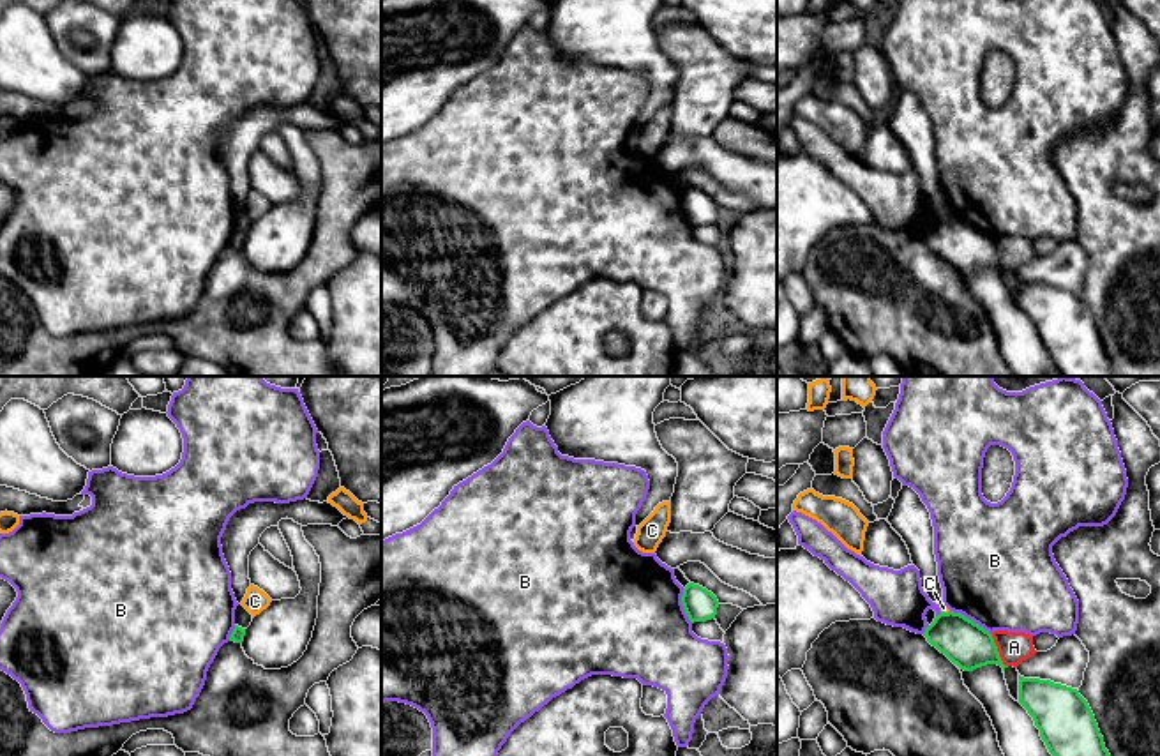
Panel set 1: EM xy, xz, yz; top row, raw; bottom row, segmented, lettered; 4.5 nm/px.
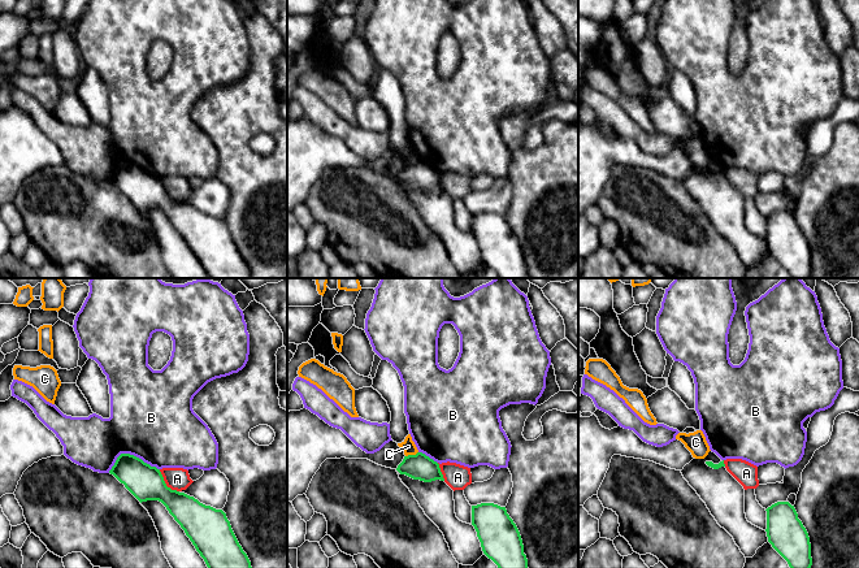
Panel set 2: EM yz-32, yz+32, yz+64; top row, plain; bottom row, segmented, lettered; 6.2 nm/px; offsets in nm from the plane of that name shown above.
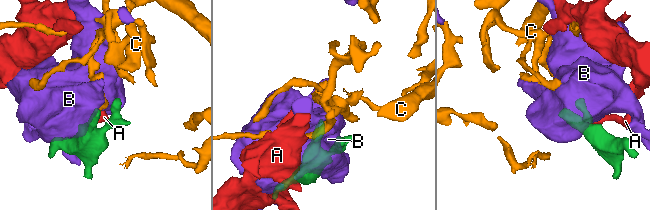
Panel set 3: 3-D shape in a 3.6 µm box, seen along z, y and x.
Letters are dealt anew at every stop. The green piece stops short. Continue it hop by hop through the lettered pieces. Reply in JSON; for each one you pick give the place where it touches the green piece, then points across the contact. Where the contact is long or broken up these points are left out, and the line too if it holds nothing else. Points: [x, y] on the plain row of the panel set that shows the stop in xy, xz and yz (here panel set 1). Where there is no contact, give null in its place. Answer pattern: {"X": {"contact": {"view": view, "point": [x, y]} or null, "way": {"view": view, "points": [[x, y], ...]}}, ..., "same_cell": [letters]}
{"same_cell": []}

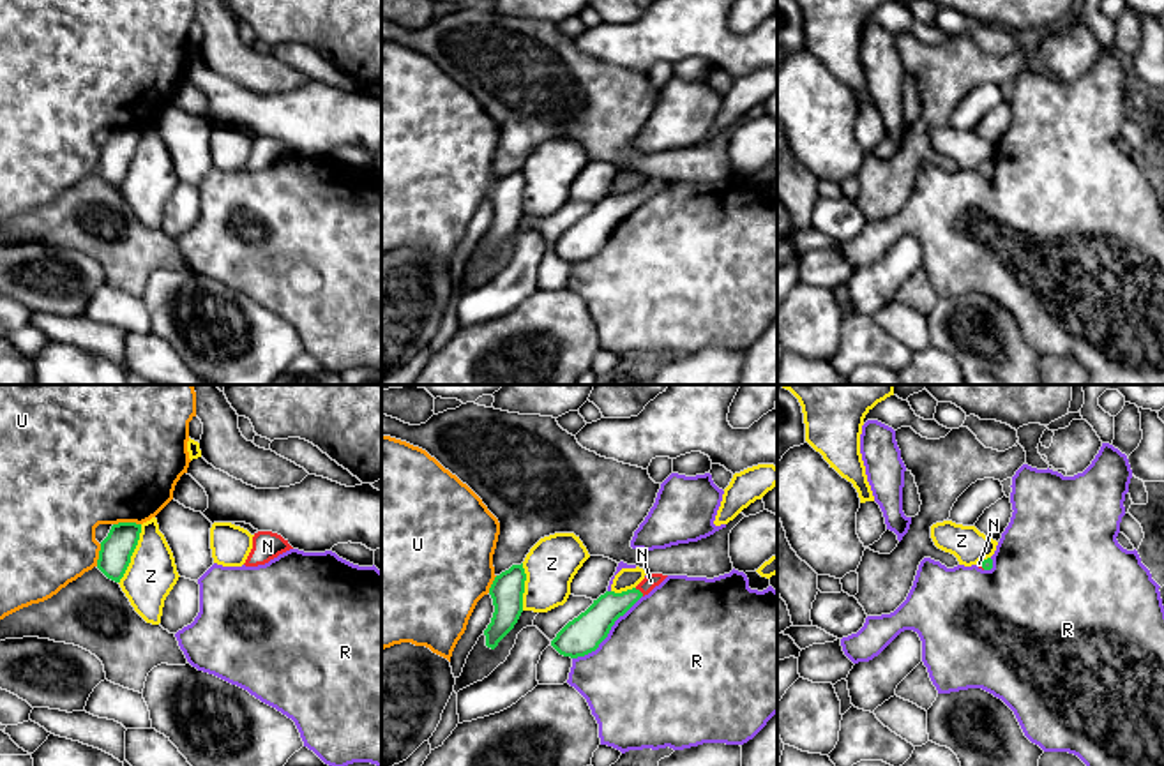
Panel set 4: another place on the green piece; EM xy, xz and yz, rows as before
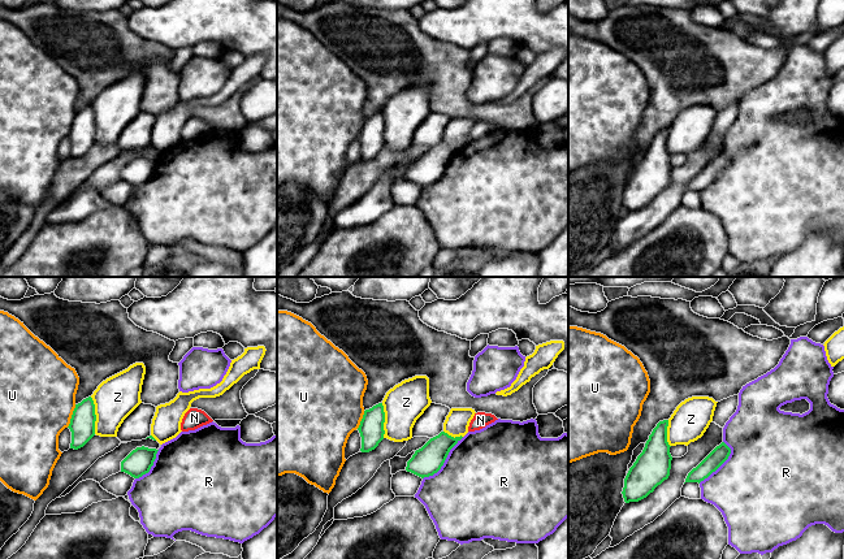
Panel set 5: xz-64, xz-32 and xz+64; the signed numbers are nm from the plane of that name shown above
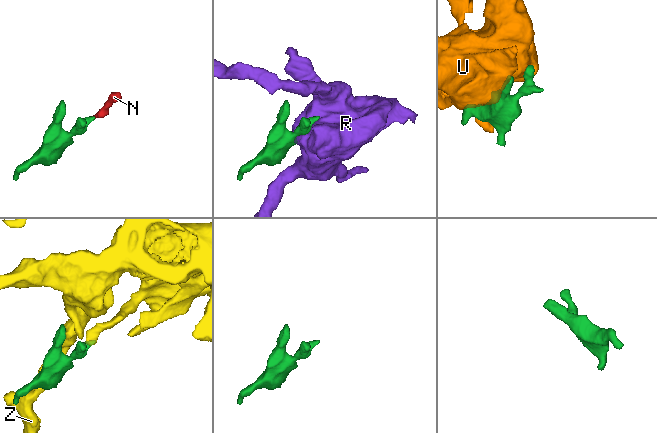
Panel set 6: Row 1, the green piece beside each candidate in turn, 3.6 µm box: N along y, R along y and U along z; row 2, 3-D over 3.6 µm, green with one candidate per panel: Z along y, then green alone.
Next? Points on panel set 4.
{"N": {"contact": {"view": "xz", "point": [640, 196]}, "way": {"view": "xz", "points": [[596, 226], [612, 210], [640, 196], [650, 186]]}}, "same_cell": ["N"]}

